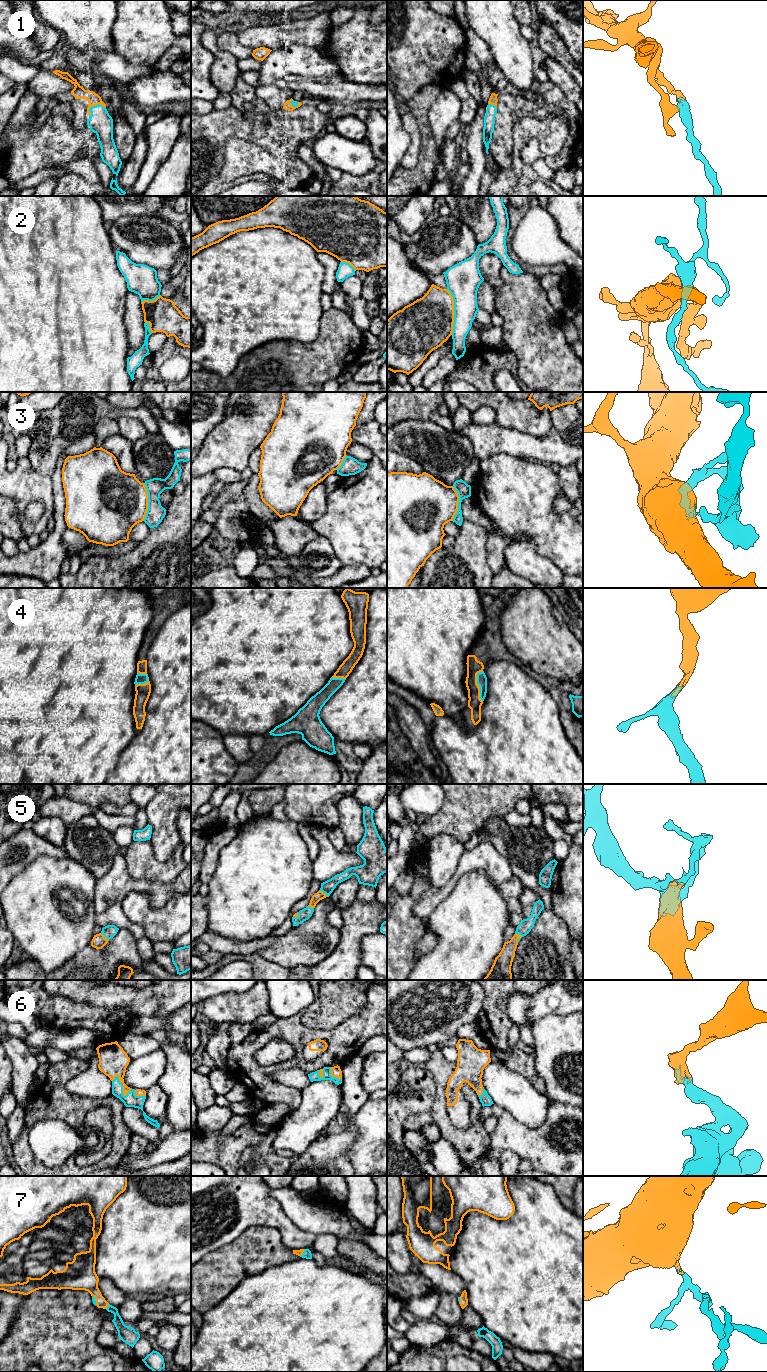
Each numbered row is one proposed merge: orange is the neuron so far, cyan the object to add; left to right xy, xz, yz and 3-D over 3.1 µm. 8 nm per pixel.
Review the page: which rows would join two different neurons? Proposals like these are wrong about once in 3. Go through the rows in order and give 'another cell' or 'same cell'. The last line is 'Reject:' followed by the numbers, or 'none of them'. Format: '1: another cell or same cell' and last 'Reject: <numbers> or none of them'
1: same cell
2: another cell
3: another cell
4: same cell
5: same cell
6: same cell
7: same cell
Reject: 2, 3

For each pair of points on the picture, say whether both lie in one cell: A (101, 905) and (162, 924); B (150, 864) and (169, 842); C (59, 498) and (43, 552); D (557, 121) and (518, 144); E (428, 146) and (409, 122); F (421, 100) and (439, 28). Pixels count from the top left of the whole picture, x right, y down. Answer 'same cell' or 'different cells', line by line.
A: different cells
B: different cells
C: same cell
D: same cell
E: different cells
F: different cells

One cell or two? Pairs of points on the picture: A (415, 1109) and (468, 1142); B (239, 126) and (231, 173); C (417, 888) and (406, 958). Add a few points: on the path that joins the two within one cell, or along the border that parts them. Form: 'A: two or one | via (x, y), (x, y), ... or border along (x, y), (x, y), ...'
A: two | border along (436, 1089), (434, 1100), (427, 1111)
B: two | border along (259, 145), (230, 137), (223, 146), (222, 154)
C: one | via (405, 905), (405, 941)

